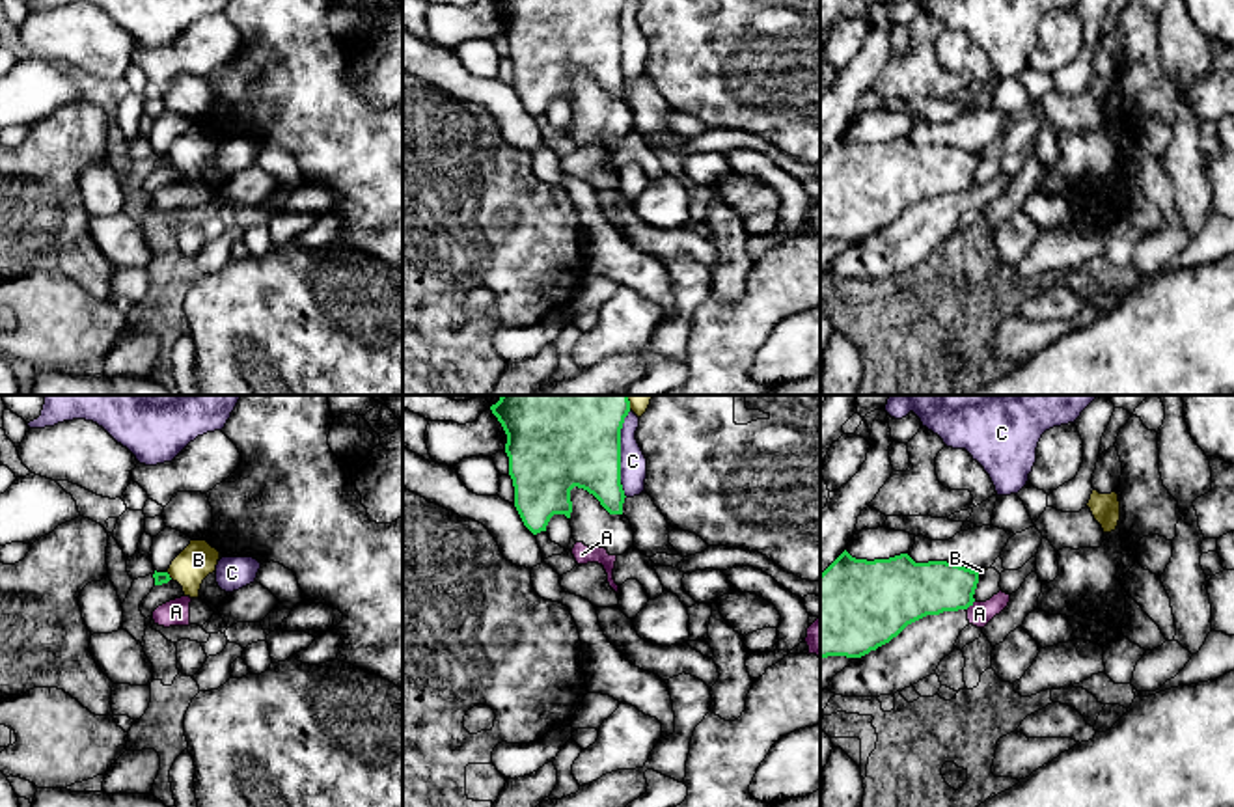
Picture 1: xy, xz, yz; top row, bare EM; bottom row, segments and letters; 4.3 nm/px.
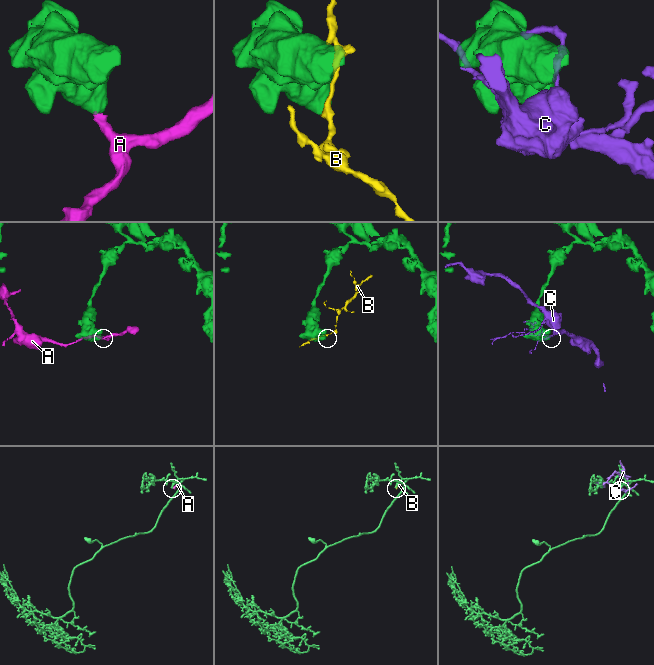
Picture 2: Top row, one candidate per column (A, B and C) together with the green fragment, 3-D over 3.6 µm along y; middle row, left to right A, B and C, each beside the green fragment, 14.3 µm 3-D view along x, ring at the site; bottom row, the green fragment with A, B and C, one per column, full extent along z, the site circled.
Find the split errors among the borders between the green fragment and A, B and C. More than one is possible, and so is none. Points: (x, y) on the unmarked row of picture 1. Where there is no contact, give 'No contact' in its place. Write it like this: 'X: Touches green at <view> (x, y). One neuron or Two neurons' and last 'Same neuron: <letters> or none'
A: Touches green at yz (970, 187). Two neurons
B: Touches green at xy (168, 157). Two neurons
C: Touches green at xz (619, 40). Two neurons
Same neuron: none

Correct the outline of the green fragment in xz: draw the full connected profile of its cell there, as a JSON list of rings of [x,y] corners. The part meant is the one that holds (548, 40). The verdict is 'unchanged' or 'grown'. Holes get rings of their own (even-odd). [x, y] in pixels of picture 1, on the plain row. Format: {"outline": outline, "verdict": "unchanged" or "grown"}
{"outline": [[[498,0],[498,4],[507,17],[505,35],[514,69],[514,89],[533,117],[546,114],[554,97],[570,101],[574,69],[593,76],[610,97],[623,97],[626,78],[621,67],[621,11],[624,0]]], "verdict": "unchanged"}

